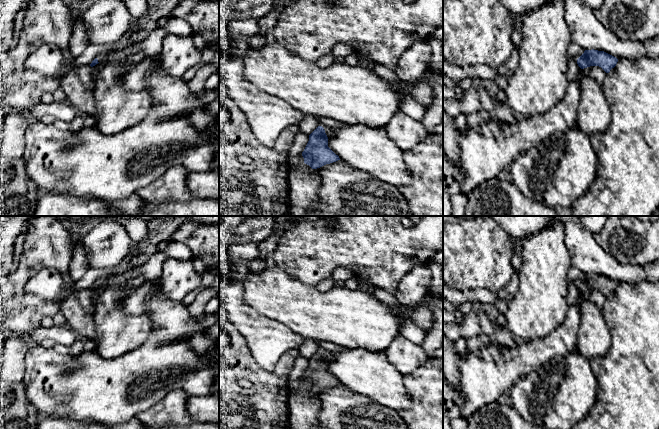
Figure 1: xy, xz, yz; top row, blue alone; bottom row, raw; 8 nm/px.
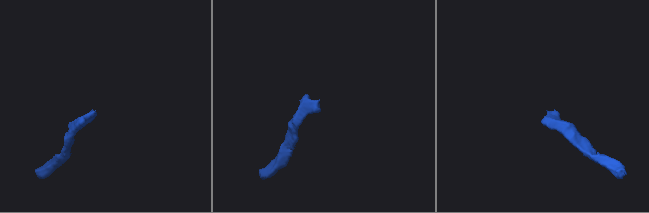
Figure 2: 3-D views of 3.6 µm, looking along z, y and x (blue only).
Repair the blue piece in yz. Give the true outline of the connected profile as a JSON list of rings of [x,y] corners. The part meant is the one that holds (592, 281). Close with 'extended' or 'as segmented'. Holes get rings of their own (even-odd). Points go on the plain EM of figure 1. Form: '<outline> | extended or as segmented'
[[[581,273],[580,277],[575,281],[578,290],[581,293],[590,290],[599,290],[606,297],[609,297],[612,292],[614,292],[618,286],[618,283],[604,275],[598,274],[584,274]]] | extended

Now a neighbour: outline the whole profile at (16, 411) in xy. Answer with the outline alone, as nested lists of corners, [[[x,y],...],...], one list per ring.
[[[0,379],[0,429],[37,429],[39,412],[29,401],[23,381]]]

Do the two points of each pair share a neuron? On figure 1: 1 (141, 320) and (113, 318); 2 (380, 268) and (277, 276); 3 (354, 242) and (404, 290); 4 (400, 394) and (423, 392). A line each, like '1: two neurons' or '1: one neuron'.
1: one neuron
2: two neurons
3: two neurons
4: two neurons

